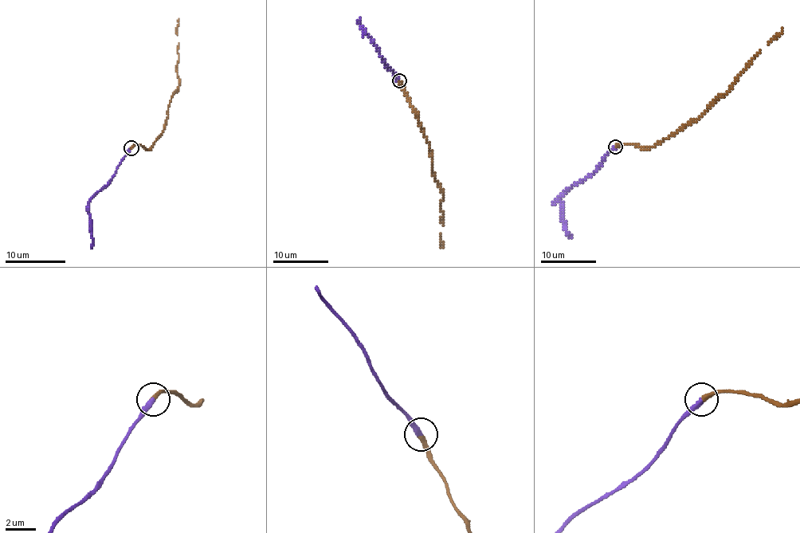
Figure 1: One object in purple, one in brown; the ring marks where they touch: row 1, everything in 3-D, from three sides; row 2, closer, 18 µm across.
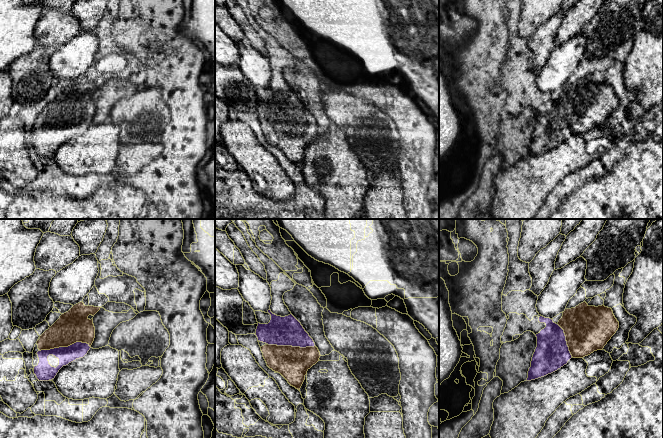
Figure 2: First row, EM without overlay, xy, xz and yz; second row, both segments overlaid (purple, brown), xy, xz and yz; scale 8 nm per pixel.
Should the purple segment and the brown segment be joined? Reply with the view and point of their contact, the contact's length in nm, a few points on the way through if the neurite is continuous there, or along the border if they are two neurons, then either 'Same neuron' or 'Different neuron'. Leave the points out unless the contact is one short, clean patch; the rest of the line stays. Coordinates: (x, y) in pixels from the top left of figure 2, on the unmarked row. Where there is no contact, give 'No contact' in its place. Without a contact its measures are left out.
Touches purple at xy (64, 123). Shared border 420 nm. Path across: xy (44, 147), (44, 132), (64, 123), (73, 109), (73, 102). Same neuron

